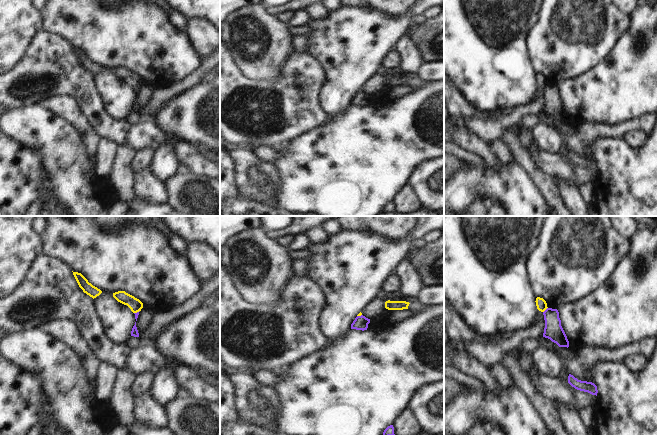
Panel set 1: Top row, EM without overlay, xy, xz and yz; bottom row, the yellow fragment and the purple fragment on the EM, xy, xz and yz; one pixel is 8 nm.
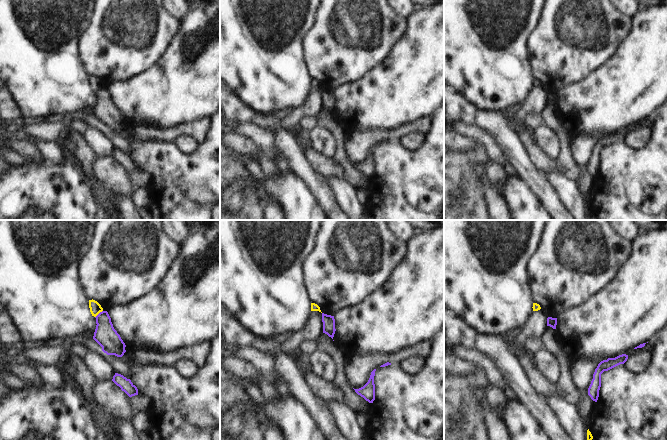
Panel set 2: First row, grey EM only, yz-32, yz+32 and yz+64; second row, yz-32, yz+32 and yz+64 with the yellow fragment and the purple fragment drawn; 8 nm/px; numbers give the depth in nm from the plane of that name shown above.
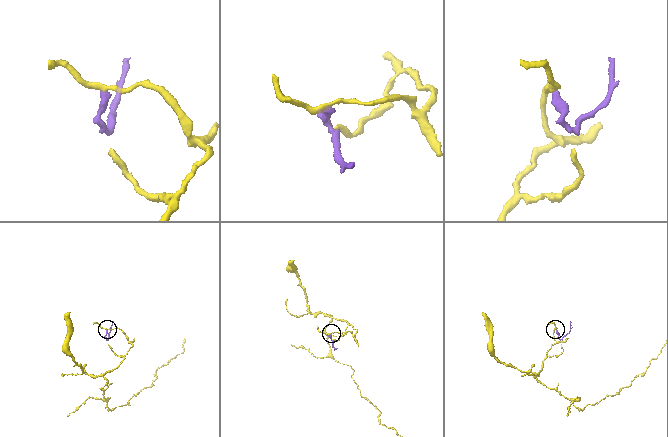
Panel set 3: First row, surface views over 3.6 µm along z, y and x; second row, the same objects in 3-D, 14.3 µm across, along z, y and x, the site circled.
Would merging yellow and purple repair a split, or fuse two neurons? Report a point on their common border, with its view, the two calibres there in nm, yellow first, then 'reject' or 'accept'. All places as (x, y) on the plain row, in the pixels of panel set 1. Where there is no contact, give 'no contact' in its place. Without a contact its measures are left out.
contact yz (545, 85); calibres 90 and 150 nm; reject

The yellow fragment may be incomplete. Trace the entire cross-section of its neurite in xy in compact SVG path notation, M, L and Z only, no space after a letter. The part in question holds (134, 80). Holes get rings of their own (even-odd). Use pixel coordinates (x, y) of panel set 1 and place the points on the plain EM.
M118 67L113 69L113 73L120 79L127 81L133 89L141 87L143 79L134 72L126 69L125 67Z

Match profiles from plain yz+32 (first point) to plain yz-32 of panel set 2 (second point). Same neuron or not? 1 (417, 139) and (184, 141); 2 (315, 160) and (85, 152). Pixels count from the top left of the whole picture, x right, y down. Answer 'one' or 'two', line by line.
1: one
2: two

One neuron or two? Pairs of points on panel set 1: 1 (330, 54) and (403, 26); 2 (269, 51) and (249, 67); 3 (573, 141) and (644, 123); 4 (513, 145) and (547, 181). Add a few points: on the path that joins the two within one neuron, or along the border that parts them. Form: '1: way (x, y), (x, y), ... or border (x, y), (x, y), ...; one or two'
1: way (348, 43), (361, 37), (376, 37), (385, 31); one
2: way (264, 52), (254, 62); one
3: way (591, 133), (595, 131), (620, 131), (626, 127); one
4: way (521, 154), (538, 174); one

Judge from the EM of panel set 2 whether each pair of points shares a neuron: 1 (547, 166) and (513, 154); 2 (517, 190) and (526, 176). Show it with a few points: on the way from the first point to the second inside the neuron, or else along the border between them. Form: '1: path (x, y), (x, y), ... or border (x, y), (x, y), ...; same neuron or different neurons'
1: border (520, 139), (530, 161), (545, 173); different neurons
2: border (518, 176), (538, 198); different neurons

